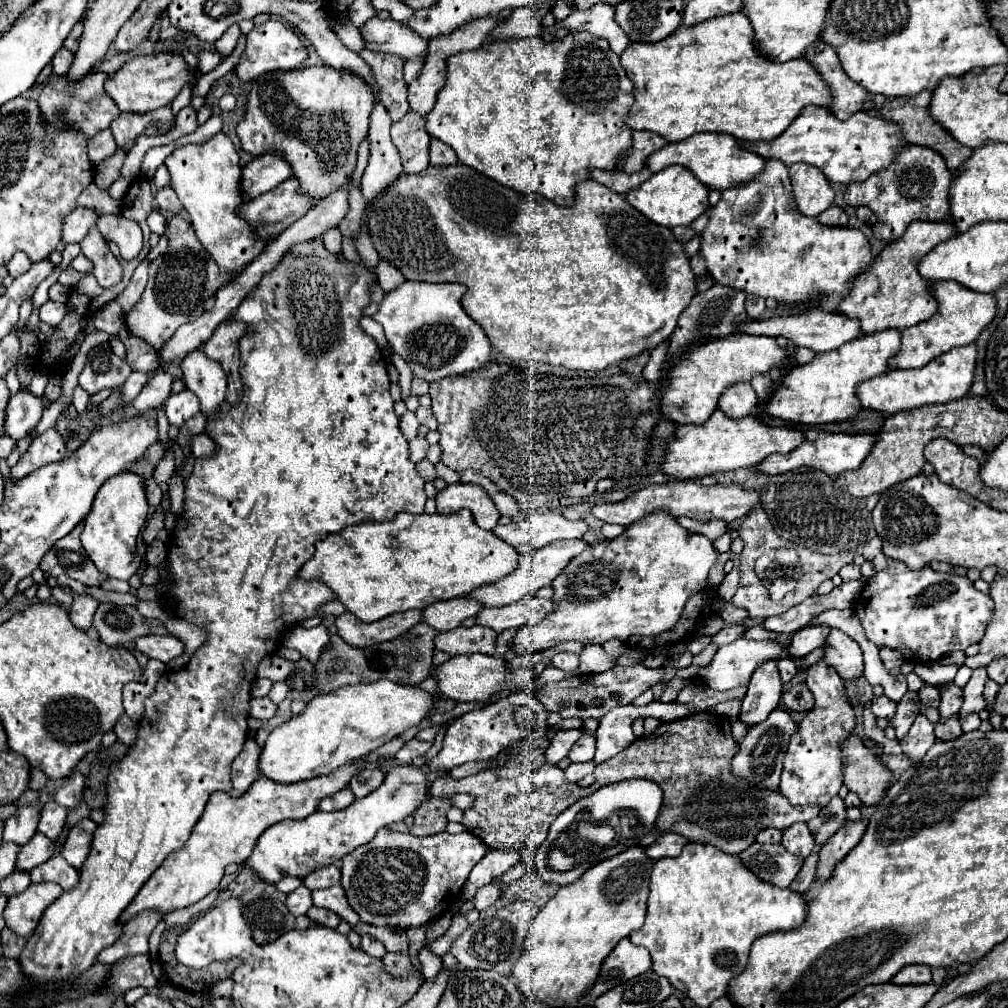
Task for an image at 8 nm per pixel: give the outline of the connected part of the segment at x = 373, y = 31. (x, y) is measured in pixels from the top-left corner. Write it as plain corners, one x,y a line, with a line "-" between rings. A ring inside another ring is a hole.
371,18
363,28
361,34
365,38
365,44
369,50
385,52
385,54
397,54
407,60
421,60
425,62
429,52
429,40
421,38
415,30
411,30
403,22
395,20
381,20

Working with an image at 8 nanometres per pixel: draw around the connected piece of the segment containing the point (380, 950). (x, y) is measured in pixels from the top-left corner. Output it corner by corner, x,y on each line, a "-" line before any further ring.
363,934
361,936
361,948
367,952
367,954
371,954
371,956
375,956
375,958
383,958
385,956
385,946
379,942
379,940
375,940
373,936
369,936
369,934

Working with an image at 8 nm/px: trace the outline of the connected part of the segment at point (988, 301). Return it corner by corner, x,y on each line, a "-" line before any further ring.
955,280
937,282
933,286
933,290
935,290
935,298
939,302
937,314
917,326
903,330
901,350
893,358
891,368
921,368
951,348
967,346
967,344
975,342
979,338
979,334
993,322
993,318
997,314
997,300
993,294
981,294
981,292
969,290

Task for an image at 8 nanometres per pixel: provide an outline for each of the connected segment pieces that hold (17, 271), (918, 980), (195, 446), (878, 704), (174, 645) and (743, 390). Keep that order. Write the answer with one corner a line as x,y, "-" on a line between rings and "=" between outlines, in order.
17,252
17,254
13,254
11,262
7,264
9,276
13,276
13,278
19,278
19,276
25,274
29,268
31,268
31,260
29,260
29,256
27,256
25,252
=
913,964
913,966
903,966
893,980
895,984
929,984
931,982
931,970
929,966
=
199,434
191,442
191,452
193,452
195,458
207,460
207,458
211,458
217,452
217,444
213,444
213,440
209,438
209,434
=
879,696
879,698
873,698
873,714
877,718
893,718
897,712
897,704
893,700
887,700
885,696
=
151,634
151,636
139,638
135,642
135,648
141,650
143,654
147,654
149,658
155,658
155,660
161,660
161,662
169,662
169,660
181,656
185,646
183,646
181,640
177,640
171,634
165,634
165,636
=
751,384
747,386
733,386
733,390
725,392
721,396
719,408
733,420
741,420
749,414
753,414
753,410
757,408
757,394
751,388

